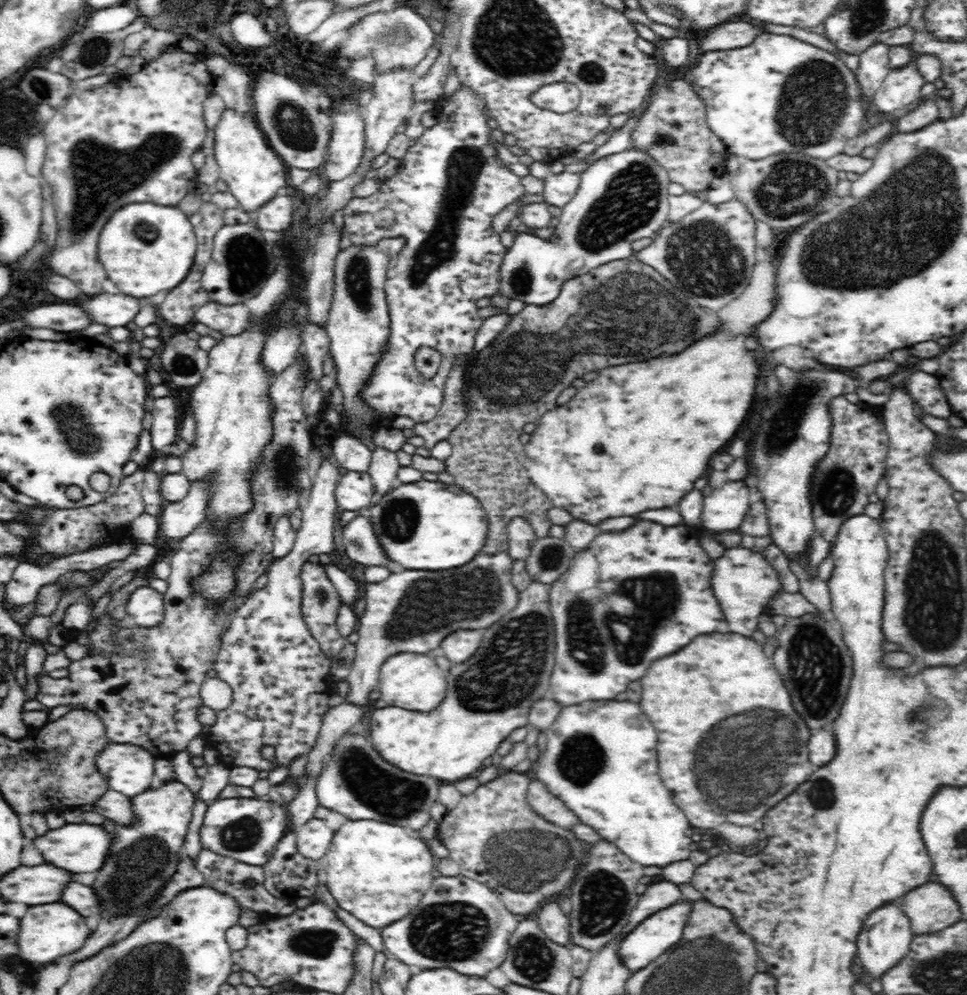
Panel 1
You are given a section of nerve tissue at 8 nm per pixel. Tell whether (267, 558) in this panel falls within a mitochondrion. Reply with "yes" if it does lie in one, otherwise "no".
no

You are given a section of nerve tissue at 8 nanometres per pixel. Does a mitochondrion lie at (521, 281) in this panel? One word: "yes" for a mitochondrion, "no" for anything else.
yes

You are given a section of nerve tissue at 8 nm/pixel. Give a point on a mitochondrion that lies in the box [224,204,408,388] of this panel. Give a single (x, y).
(357, 277)

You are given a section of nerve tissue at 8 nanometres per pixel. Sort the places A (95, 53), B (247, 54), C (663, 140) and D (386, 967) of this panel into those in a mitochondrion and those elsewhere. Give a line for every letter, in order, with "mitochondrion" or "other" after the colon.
A: mitochondrion
B: other
C: mitochondrion
D: other

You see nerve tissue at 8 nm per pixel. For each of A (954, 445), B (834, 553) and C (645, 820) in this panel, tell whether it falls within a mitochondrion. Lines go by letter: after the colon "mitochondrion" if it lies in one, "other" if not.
A: other
B: other
C: other

